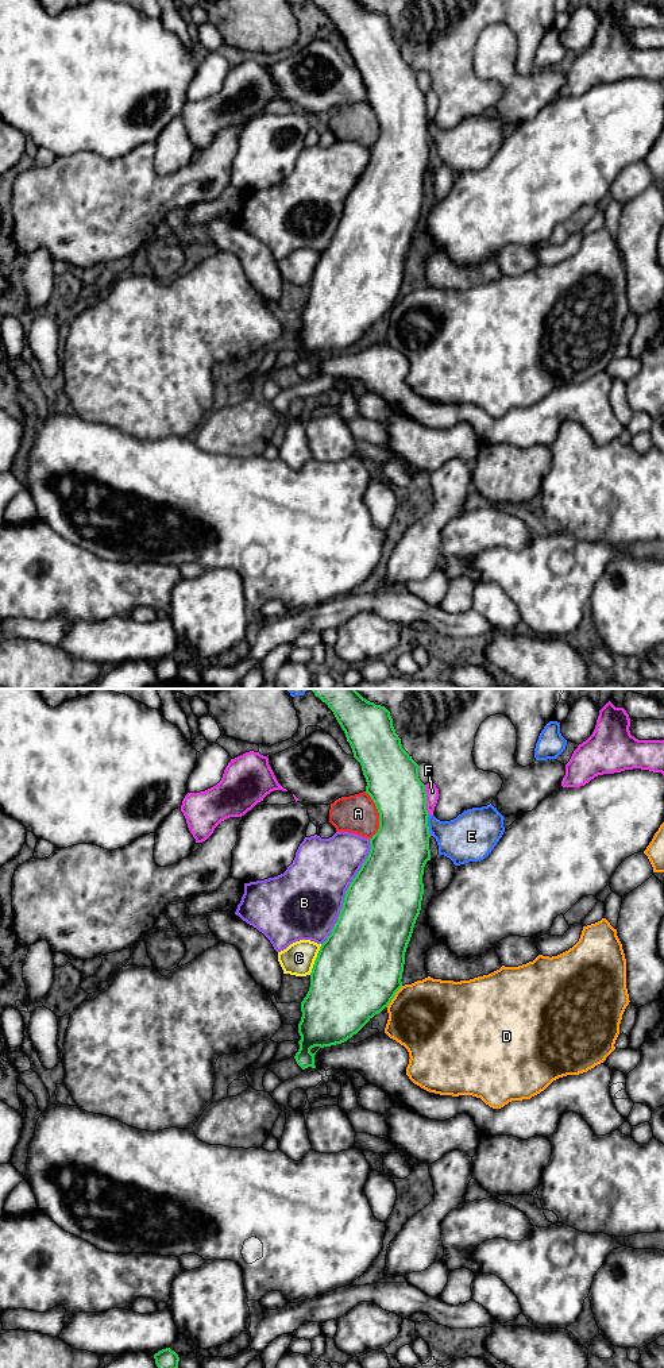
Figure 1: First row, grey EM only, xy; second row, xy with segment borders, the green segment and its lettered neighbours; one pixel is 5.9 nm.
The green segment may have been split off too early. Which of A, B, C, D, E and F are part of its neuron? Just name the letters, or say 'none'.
none

